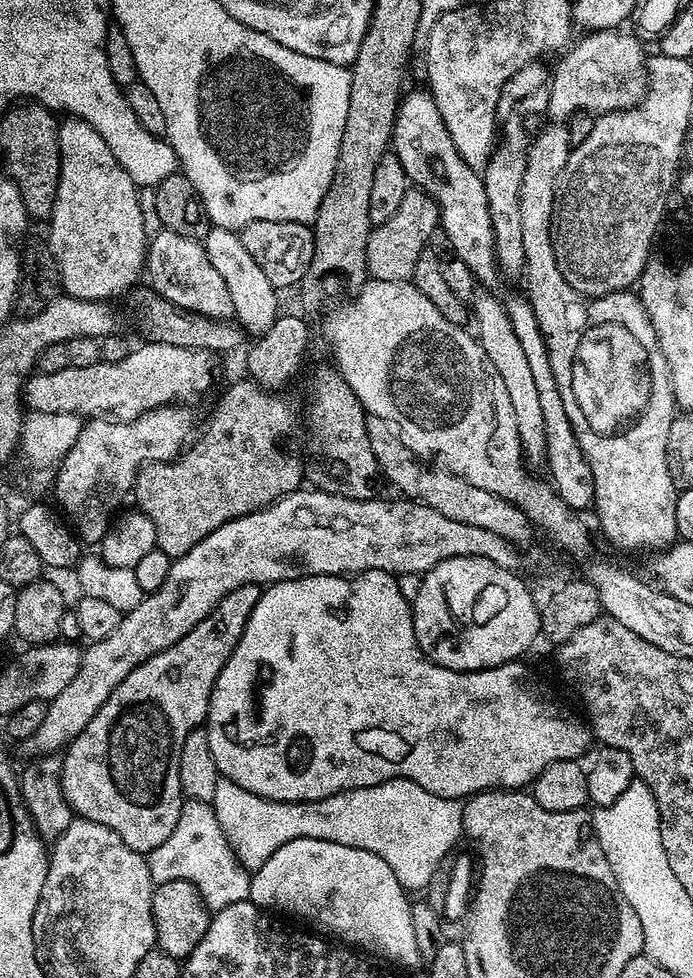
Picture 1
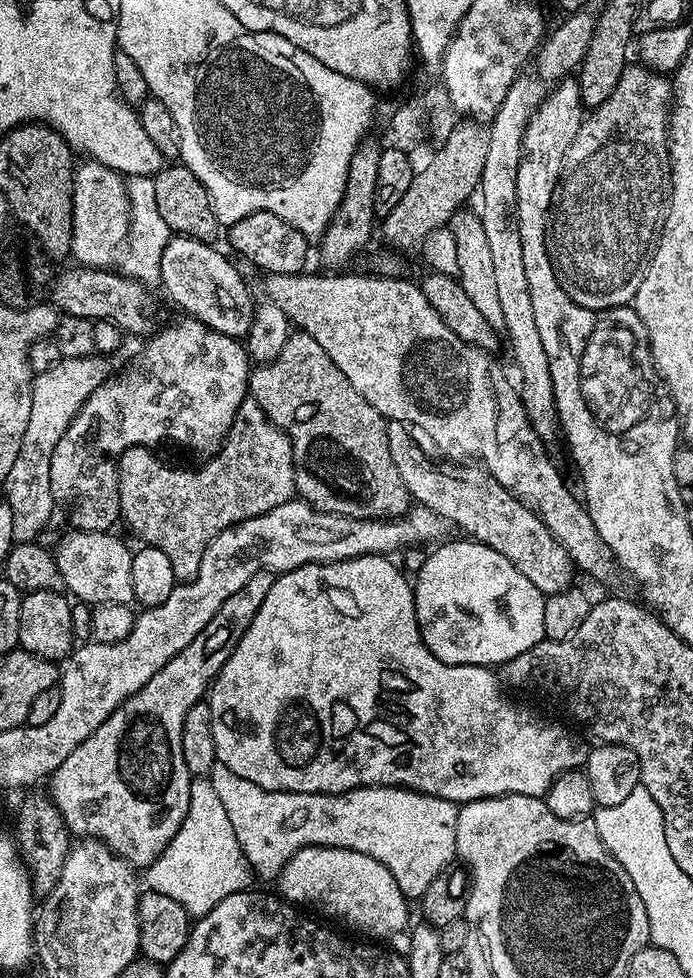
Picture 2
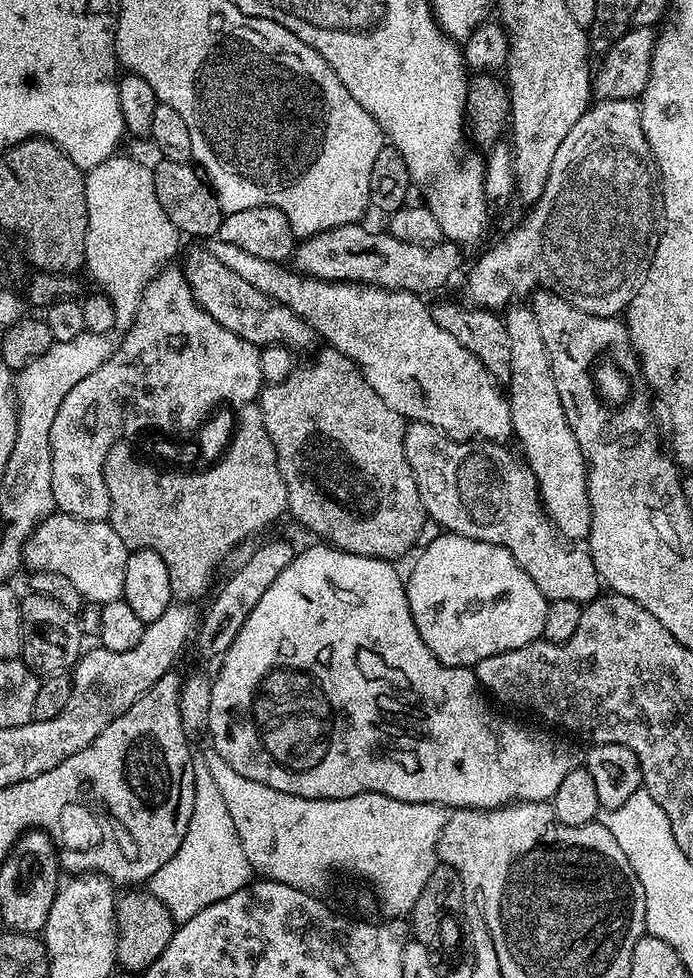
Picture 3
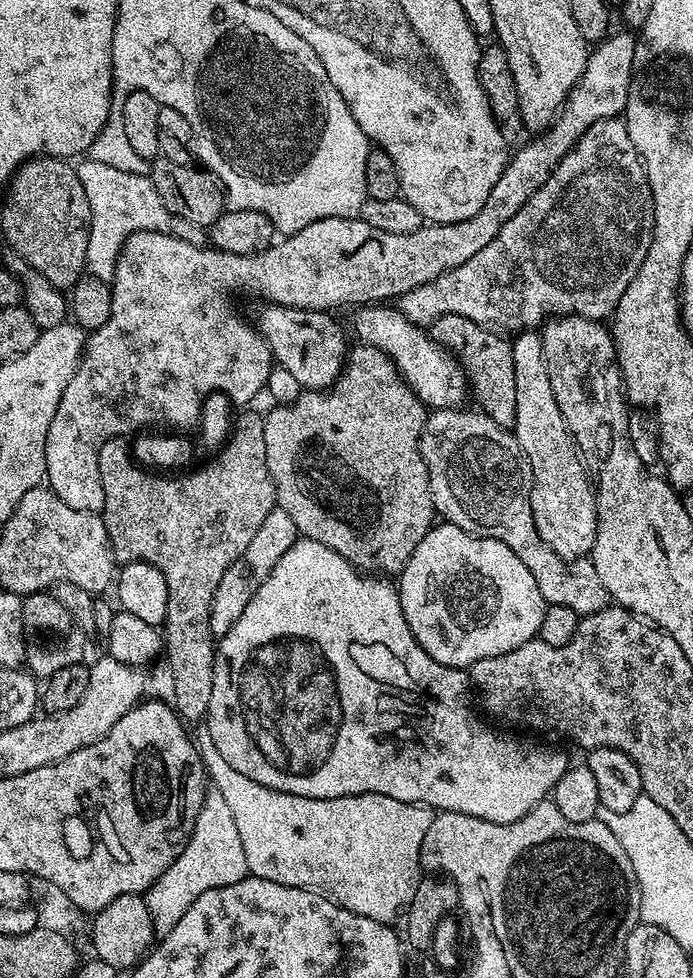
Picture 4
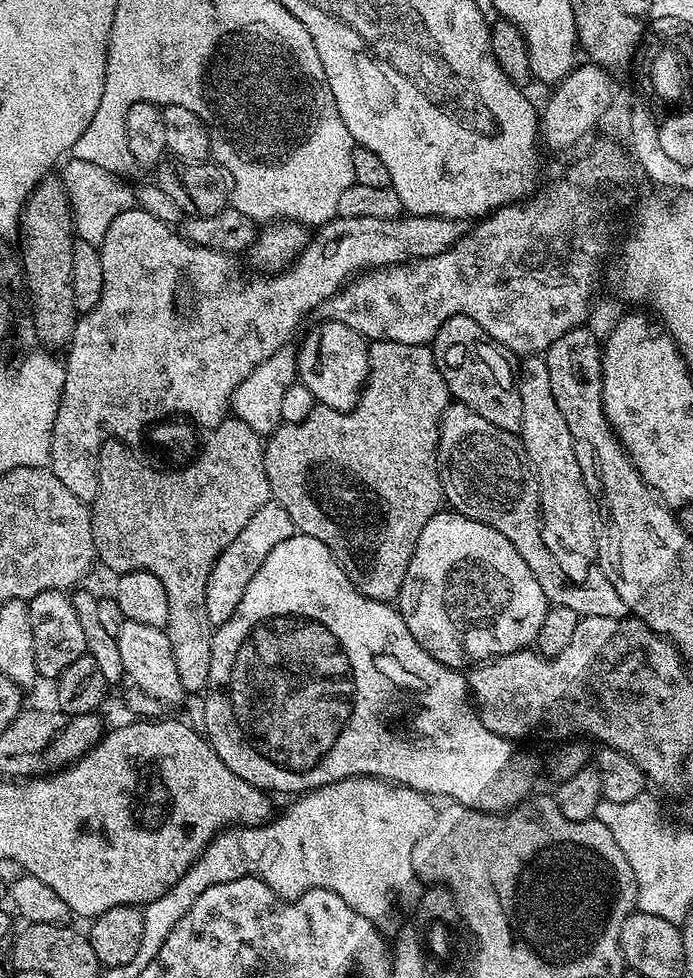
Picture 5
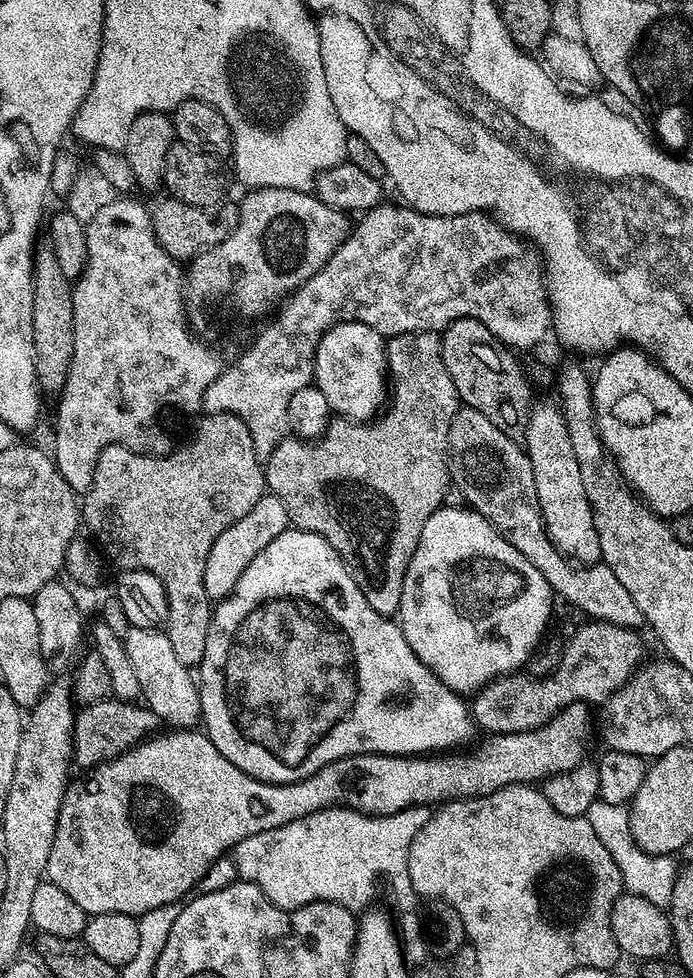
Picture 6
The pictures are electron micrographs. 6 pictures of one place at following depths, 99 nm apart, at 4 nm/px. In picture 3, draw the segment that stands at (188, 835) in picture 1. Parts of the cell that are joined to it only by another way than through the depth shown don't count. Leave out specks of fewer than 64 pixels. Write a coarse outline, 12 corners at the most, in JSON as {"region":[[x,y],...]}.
{"region":[[193,755],[178,854],[146,881],[177,925],[254,876],[230,810]]}

